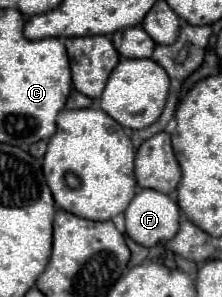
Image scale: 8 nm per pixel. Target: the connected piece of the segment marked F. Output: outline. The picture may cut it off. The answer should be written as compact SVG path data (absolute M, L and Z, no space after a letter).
M143 189L133 197L125 211L127 235L143 247L169 241L179 231L179 215L177 203L167 195Z

